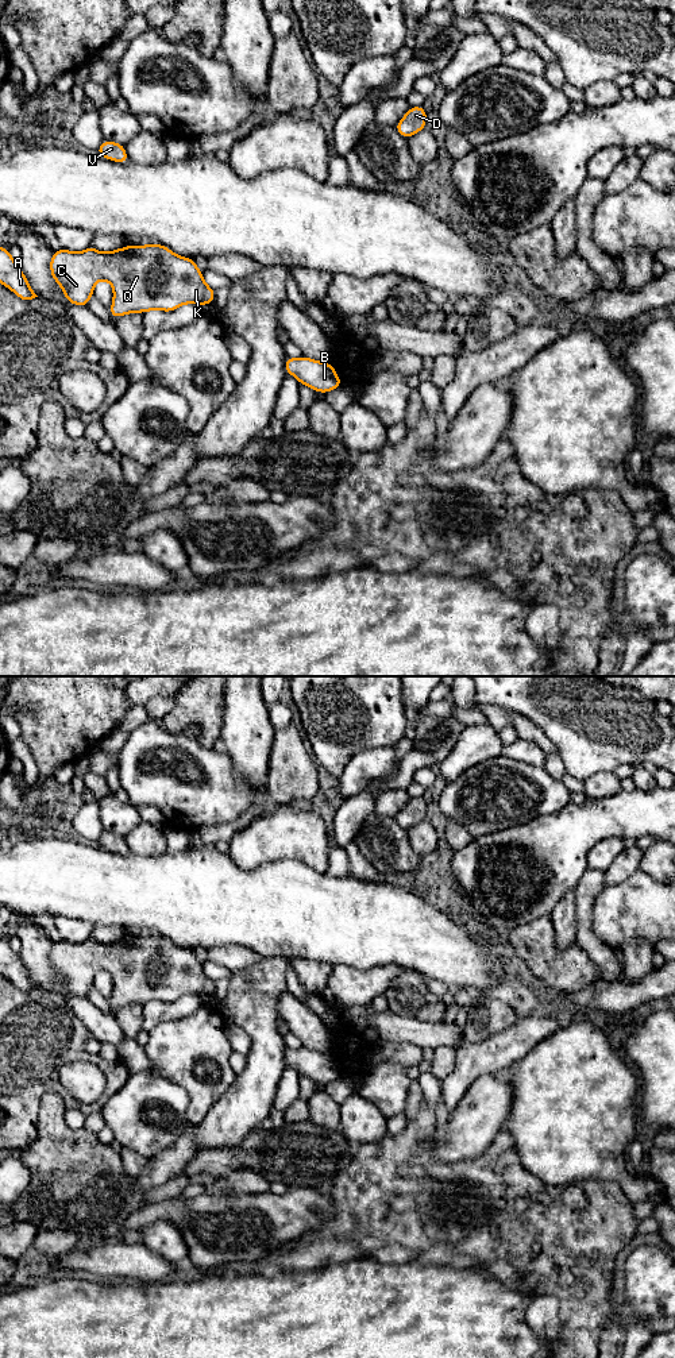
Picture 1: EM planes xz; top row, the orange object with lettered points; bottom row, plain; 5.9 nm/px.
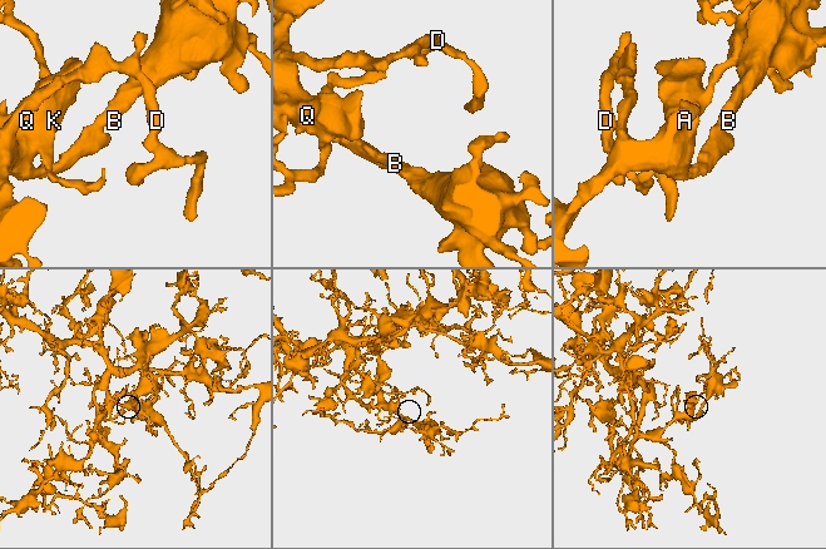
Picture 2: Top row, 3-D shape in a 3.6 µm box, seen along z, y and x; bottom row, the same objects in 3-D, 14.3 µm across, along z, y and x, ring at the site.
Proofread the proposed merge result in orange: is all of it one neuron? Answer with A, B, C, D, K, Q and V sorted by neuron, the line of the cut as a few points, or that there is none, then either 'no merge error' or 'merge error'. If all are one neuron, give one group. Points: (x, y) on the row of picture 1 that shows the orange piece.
A B C D K Q V; no cut; no merge error

